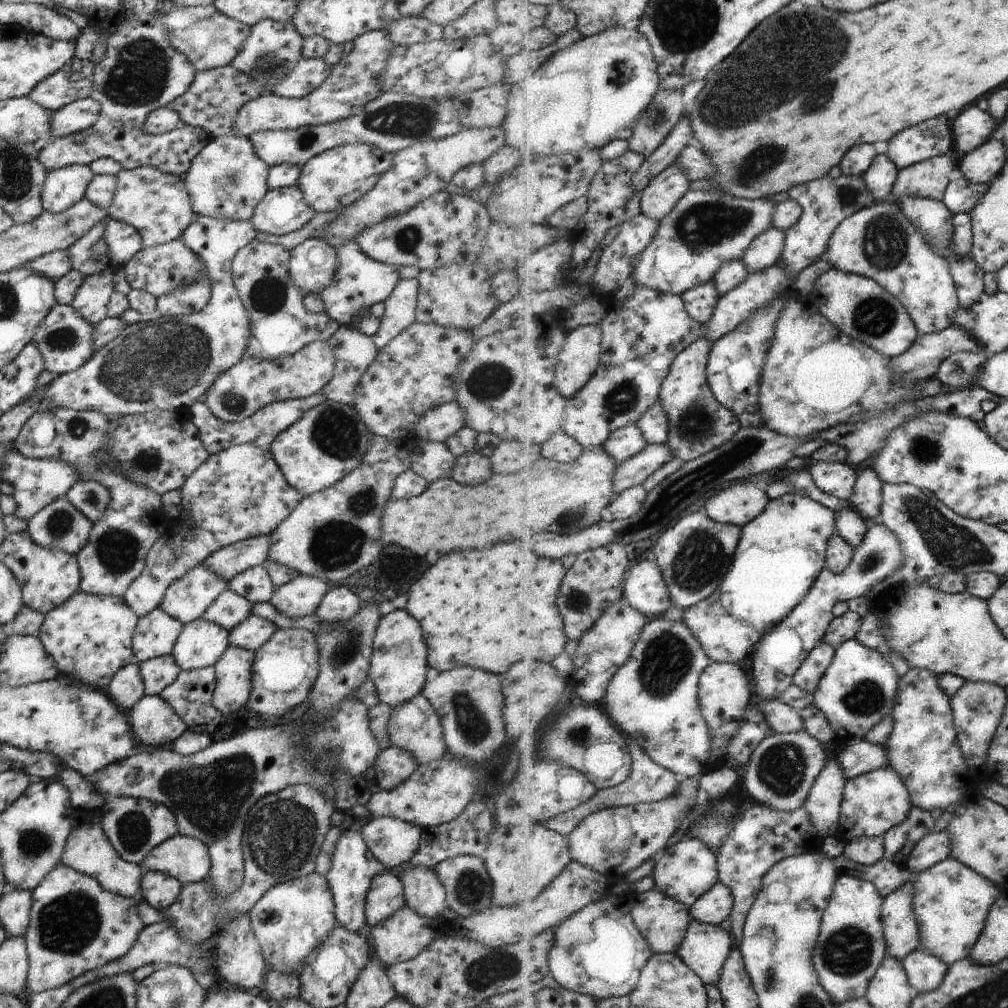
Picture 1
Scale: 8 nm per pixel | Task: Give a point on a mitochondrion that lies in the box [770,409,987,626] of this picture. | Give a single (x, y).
(925, 448)

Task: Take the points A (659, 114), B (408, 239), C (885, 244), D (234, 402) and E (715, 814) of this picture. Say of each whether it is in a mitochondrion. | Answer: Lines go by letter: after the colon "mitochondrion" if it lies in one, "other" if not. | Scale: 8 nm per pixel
A: mitochondrion
B: mitochondrion
C: mitochondrion
D: mitochondrion
E: mitochondrion

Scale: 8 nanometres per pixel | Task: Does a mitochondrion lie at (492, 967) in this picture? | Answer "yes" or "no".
yes

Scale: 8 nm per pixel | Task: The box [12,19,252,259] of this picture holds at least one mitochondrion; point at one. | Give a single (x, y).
(140, 72)

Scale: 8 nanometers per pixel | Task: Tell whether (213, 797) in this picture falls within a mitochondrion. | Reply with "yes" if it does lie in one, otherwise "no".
yes

